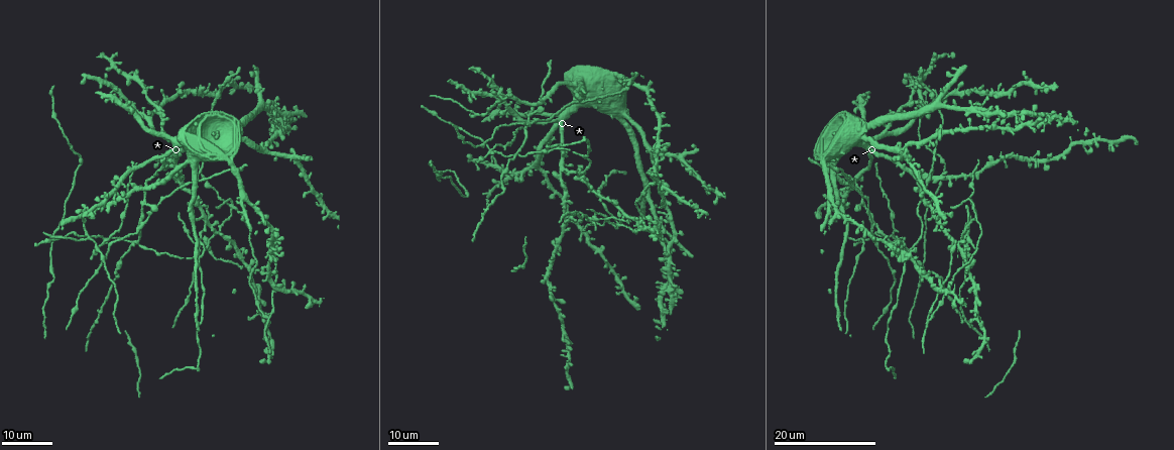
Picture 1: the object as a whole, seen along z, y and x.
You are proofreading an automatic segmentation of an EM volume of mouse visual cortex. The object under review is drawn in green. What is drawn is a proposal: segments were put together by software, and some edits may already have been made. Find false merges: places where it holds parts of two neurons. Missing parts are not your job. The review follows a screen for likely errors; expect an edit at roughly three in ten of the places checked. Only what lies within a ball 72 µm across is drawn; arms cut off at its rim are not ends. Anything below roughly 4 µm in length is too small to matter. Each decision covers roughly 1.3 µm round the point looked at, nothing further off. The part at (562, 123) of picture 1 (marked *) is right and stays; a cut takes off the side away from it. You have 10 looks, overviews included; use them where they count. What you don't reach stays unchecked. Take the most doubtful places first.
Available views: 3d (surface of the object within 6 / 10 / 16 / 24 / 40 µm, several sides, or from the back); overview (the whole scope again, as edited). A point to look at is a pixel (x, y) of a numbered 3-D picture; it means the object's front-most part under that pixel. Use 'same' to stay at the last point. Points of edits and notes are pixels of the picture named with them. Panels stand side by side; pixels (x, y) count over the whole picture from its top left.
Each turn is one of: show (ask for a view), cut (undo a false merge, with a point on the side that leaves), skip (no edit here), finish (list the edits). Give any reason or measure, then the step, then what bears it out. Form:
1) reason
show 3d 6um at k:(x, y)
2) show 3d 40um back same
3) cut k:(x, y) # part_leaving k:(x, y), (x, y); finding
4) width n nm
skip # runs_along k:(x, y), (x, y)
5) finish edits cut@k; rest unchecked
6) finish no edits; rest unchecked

four arms meet
show 3d 16um at 1:(232, 206)

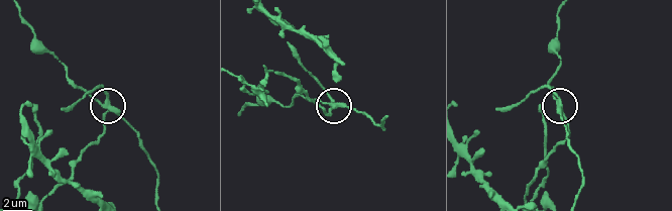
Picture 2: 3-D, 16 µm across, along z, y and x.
show 3d 10um at 2:(334, 108)

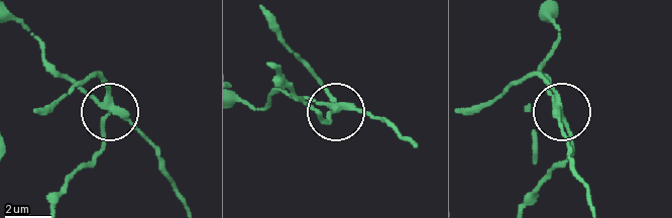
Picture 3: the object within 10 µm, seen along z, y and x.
arms 4
cut 3:(98, 77) # part_leaving 3:(111, 109), (103, 142), (56, 206); two neurons meet here

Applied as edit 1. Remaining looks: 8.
see it whole again
show overview

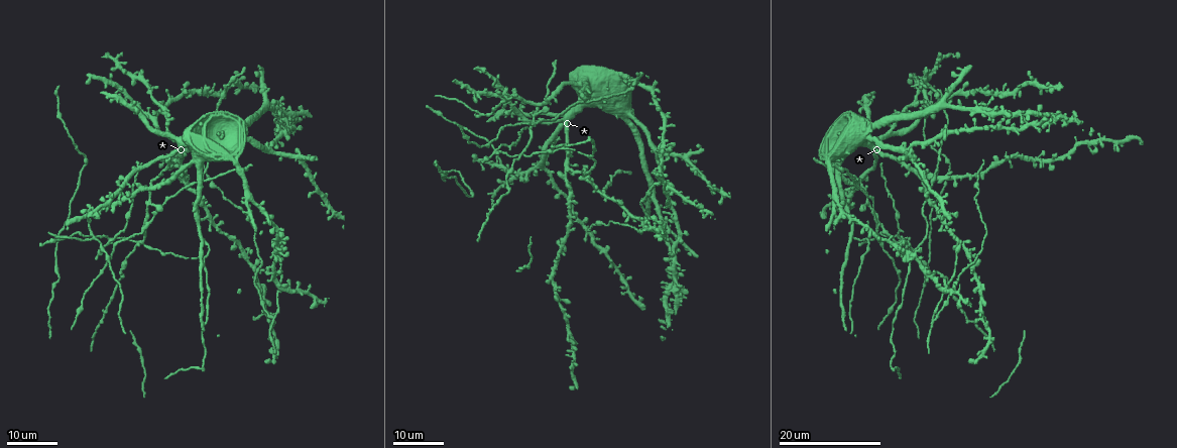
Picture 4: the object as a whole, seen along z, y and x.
four or more arms meet
show 3d 24um at 4:(146, 223)

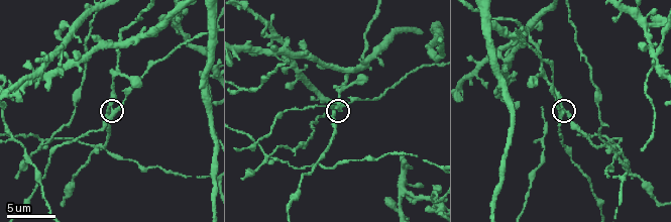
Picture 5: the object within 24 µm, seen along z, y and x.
show 3d 6um at 5:(564, 109)

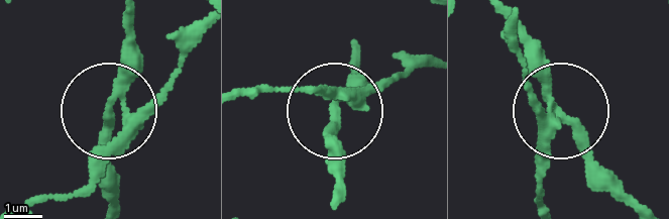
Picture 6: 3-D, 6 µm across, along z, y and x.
cut 6:(123, 70) # part_leaving 6:(353, 101), (337, 120), (337, 188); a second neuron is stuck on

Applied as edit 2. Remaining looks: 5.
see it whole again
show overview

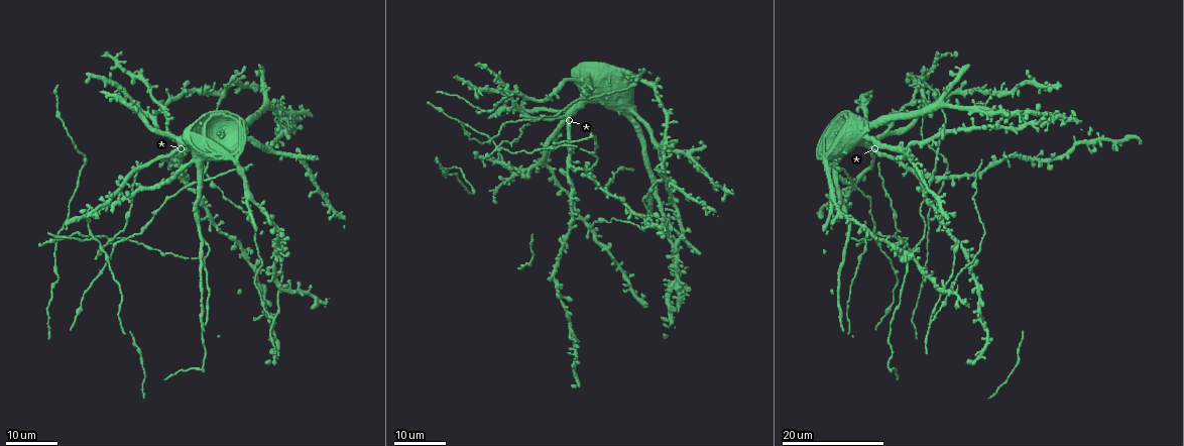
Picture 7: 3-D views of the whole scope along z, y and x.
thin arm on a thick one
show 3d 16um at 7:(667, 190)

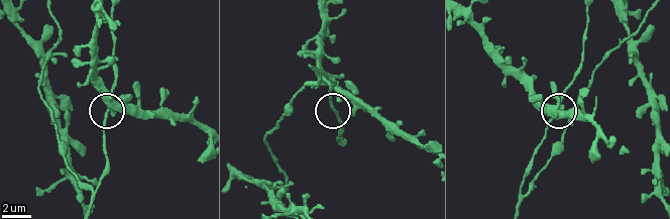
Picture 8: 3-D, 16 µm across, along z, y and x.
show 3d 6um at 8:(108, 113)

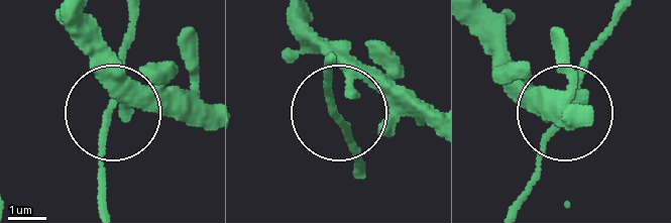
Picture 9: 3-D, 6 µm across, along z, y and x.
arms 3
skip # continuous, no second neuron

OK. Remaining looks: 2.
four arms meet
show 3d 10um at 5:(299, 55)

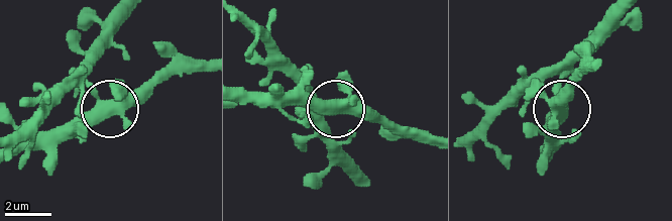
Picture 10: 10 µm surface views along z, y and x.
show 3d 10um back at 10:(557, 111)

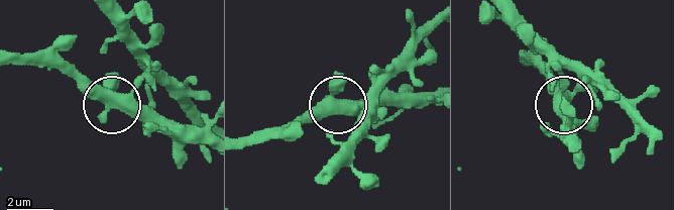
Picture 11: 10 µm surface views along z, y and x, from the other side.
arms 4
skip # all the same neuron

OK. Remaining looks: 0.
finish edits cut@3, cut@6; rest unchecked

